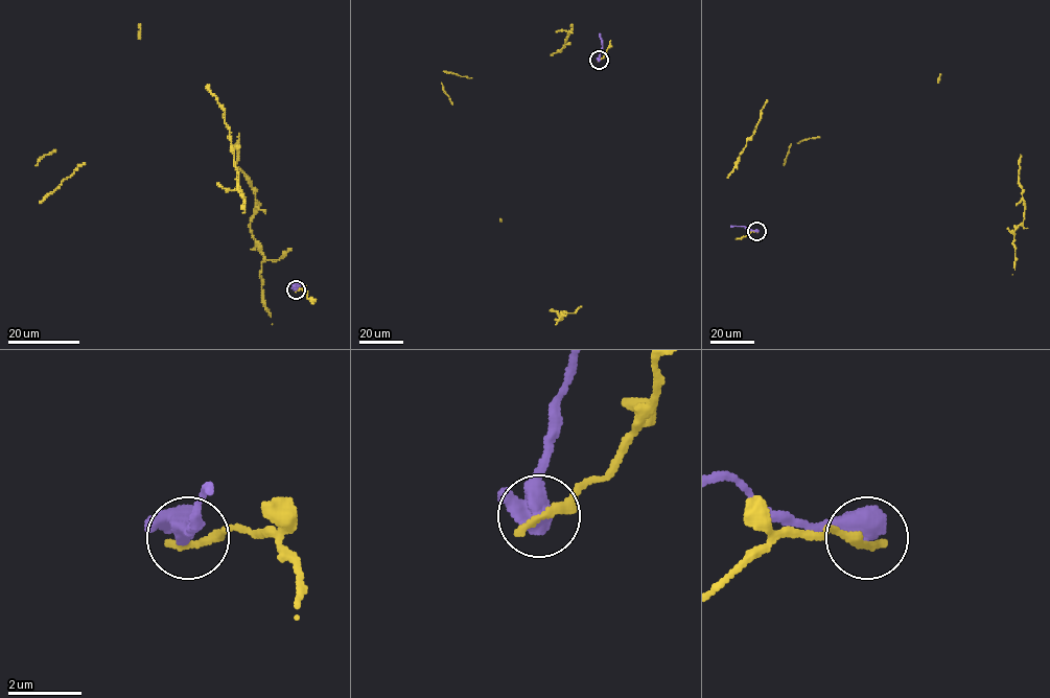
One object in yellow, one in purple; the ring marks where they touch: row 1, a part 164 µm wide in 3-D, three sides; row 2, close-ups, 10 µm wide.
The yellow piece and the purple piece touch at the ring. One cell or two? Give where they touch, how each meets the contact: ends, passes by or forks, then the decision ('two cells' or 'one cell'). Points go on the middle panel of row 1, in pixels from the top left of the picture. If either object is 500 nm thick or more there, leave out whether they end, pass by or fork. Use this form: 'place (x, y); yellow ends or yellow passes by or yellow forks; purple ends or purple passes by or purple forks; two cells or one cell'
place (599, 60); two cells

